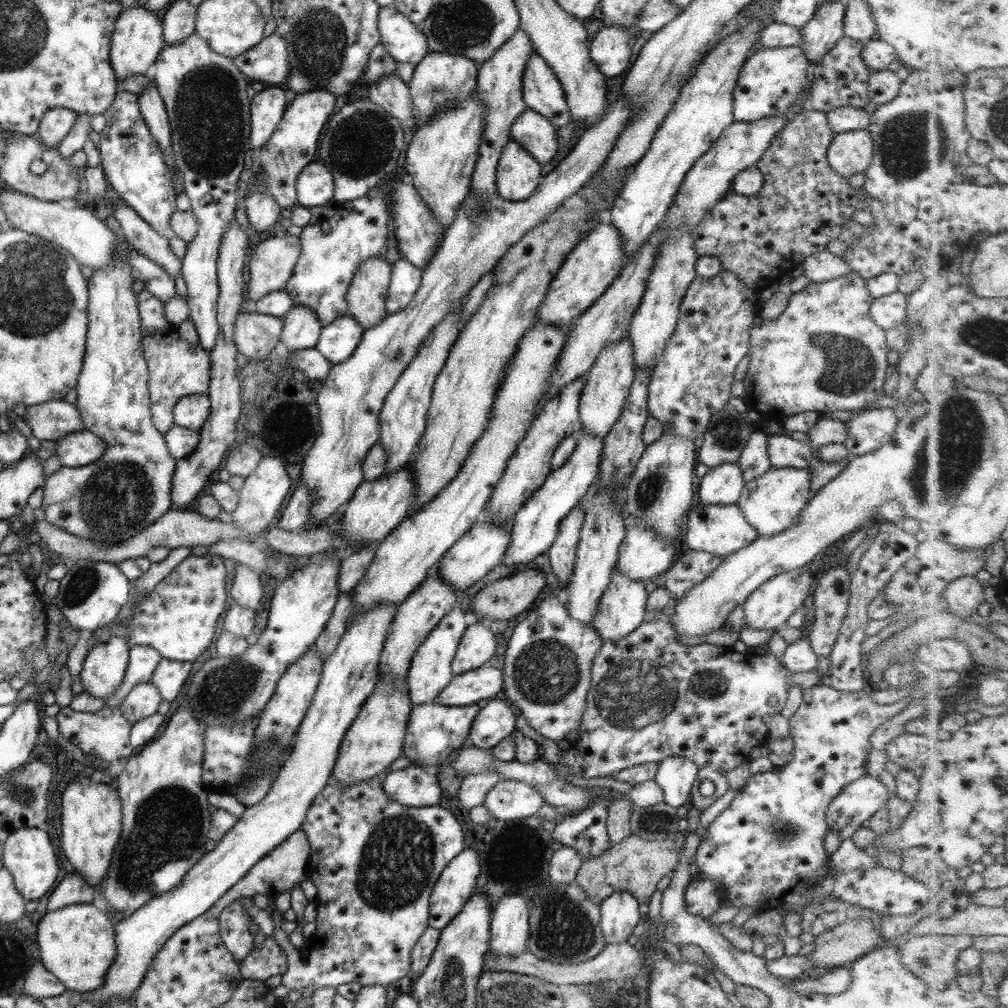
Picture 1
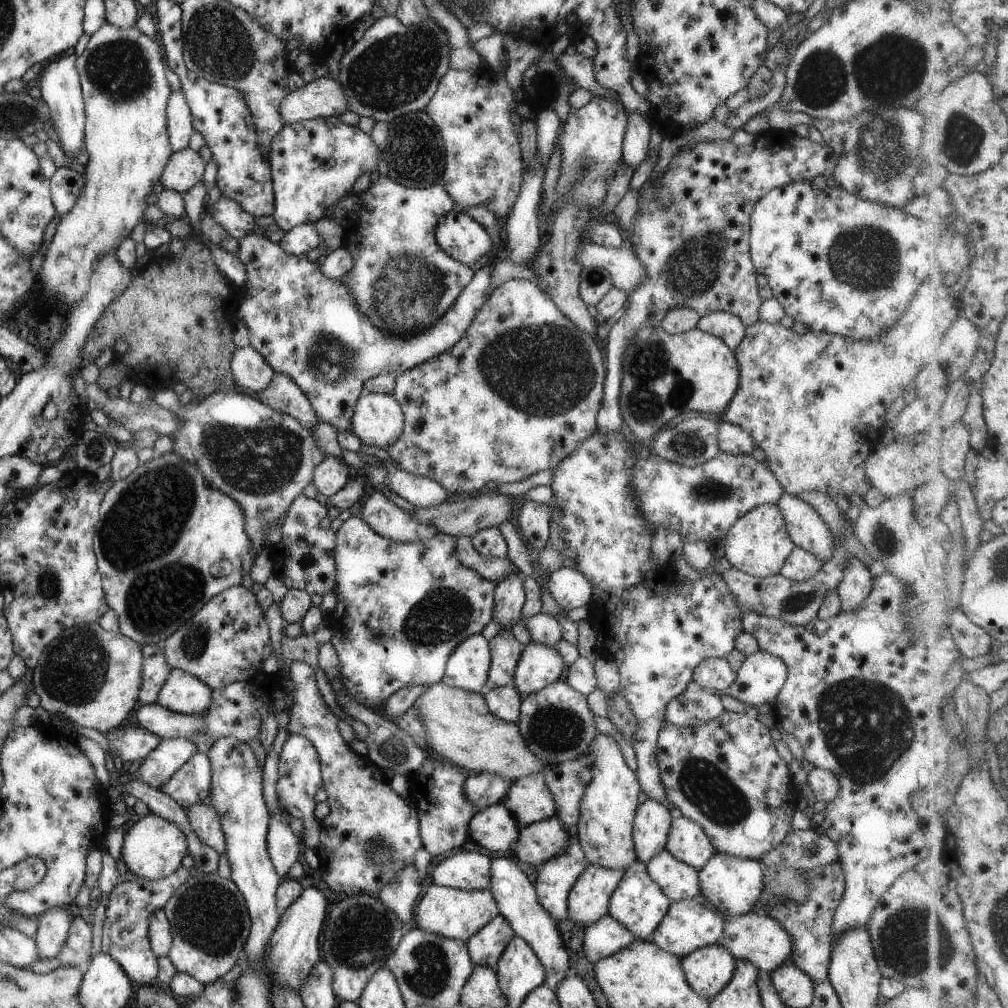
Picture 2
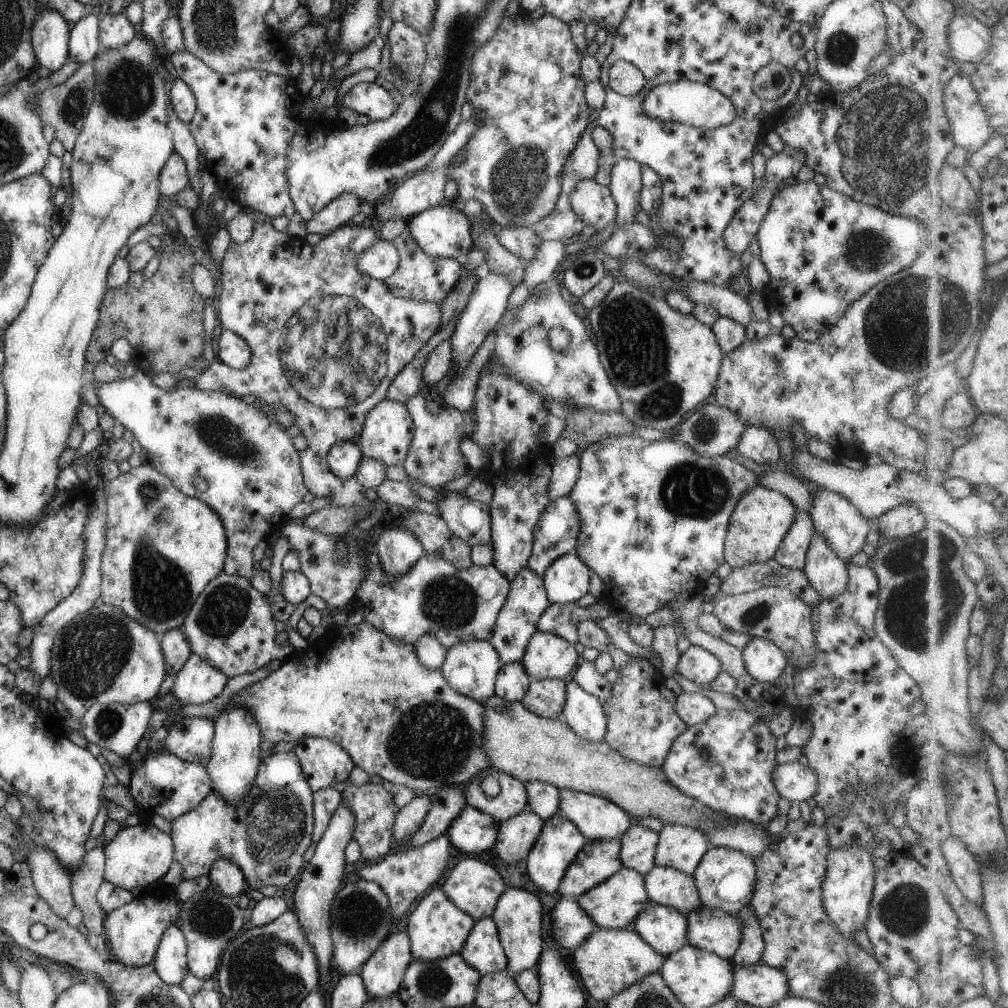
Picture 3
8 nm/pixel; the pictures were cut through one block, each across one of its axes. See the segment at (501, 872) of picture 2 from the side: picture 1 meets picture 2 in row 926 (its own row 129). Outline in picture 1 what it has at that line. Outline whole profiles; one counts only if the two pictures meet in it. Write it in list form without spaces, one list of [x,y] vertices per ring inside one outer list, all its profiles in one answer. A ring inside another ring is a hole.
[[[526,109],[510,127],[510,140],[518,142],[541,166],[557,152],[557,128]]]

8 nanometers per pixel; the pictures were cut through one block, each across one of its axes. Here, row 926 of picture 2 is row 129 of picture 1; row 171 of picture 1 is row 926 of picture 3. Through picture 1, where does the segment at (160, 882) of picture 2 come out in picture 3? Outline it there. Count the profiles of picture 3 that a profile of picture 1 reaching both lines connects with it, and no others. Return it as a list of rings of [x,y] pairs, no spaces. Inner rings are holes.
[[[164,888],[161,892],[153,892],[153,894],[143,891],[127,904],[106,914],[102,932],[115,960],[135,968],[151,963],[163,931],[173,925],[178,918],[180,903],[175,897],[173,888]]]

